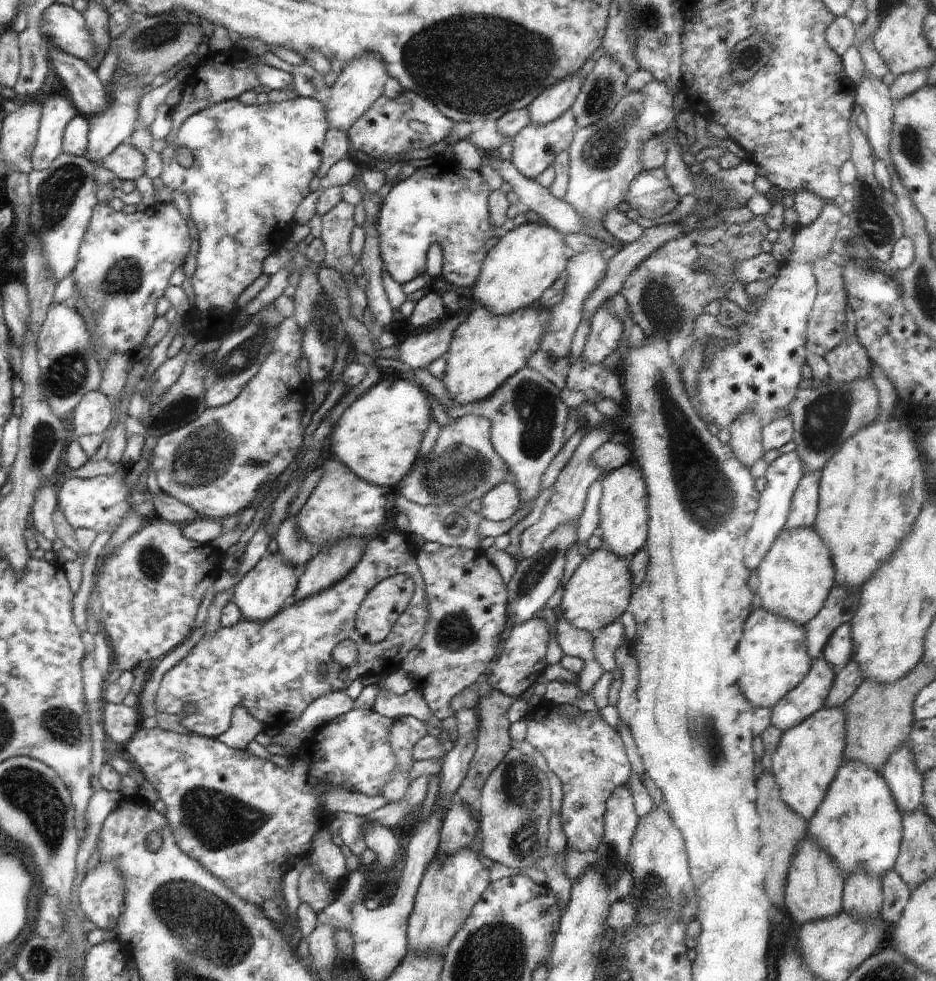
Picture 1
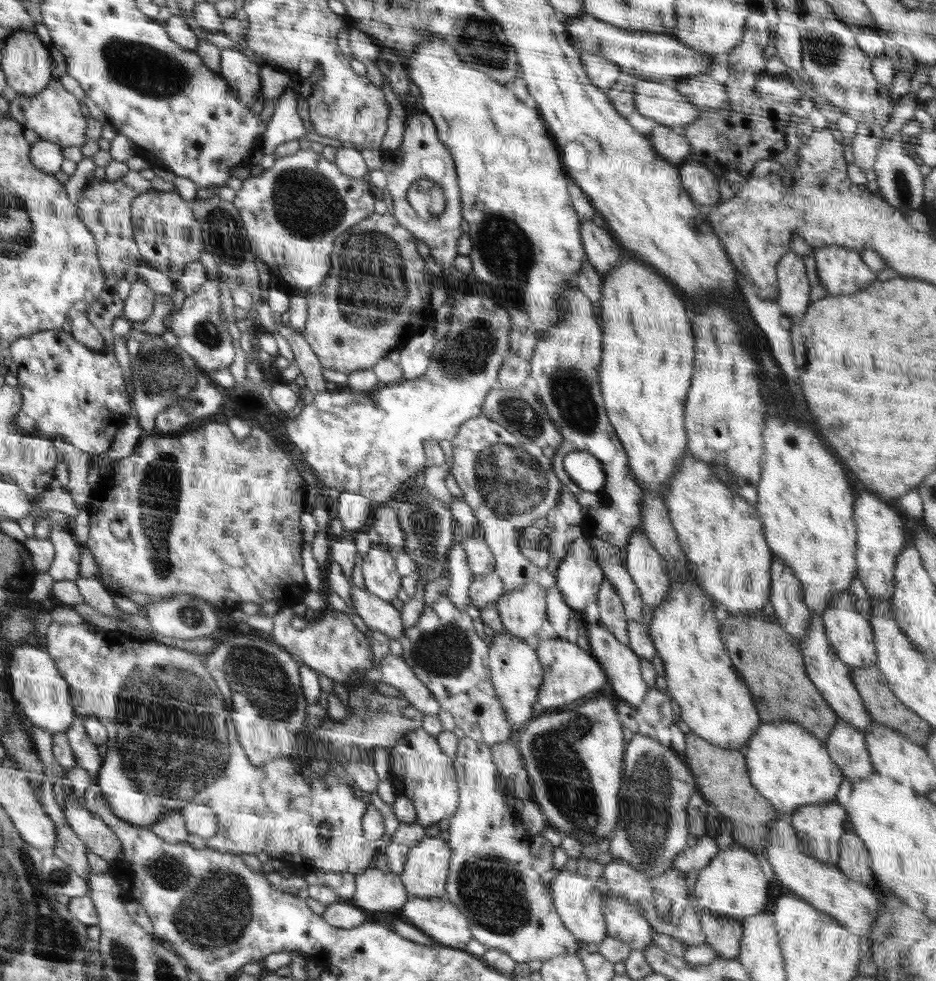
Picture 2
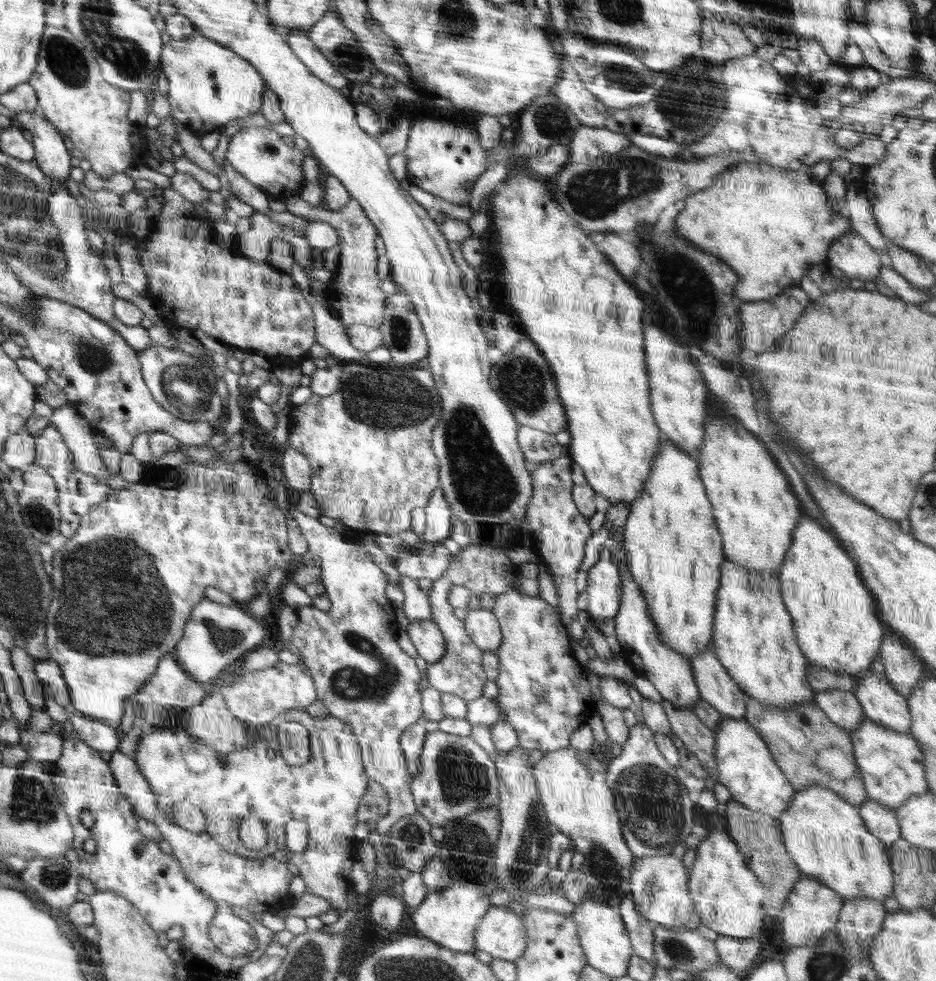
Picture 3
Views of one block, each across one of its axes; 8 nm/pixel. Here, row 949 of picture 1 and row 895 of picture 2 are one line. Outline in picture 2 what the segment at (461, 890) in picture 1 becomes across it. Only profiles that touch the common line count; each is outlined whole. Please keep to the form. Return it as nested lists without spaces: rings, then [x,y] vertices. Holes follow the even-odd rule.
[[[426,837],[408,851],[400,875],[410,897],[445,898],[452,849],[441,837]]]

